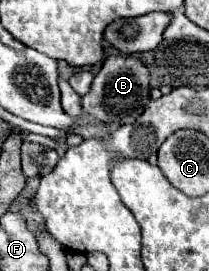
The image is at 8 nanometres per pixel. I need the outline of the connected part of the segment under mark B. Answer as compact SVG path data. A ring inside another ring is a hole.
M109 57L103 61L101 71L95 75L91 91L83 97L83 111L113 127L133 123L151 101L149 91L149 75L141 61L133 57Z

